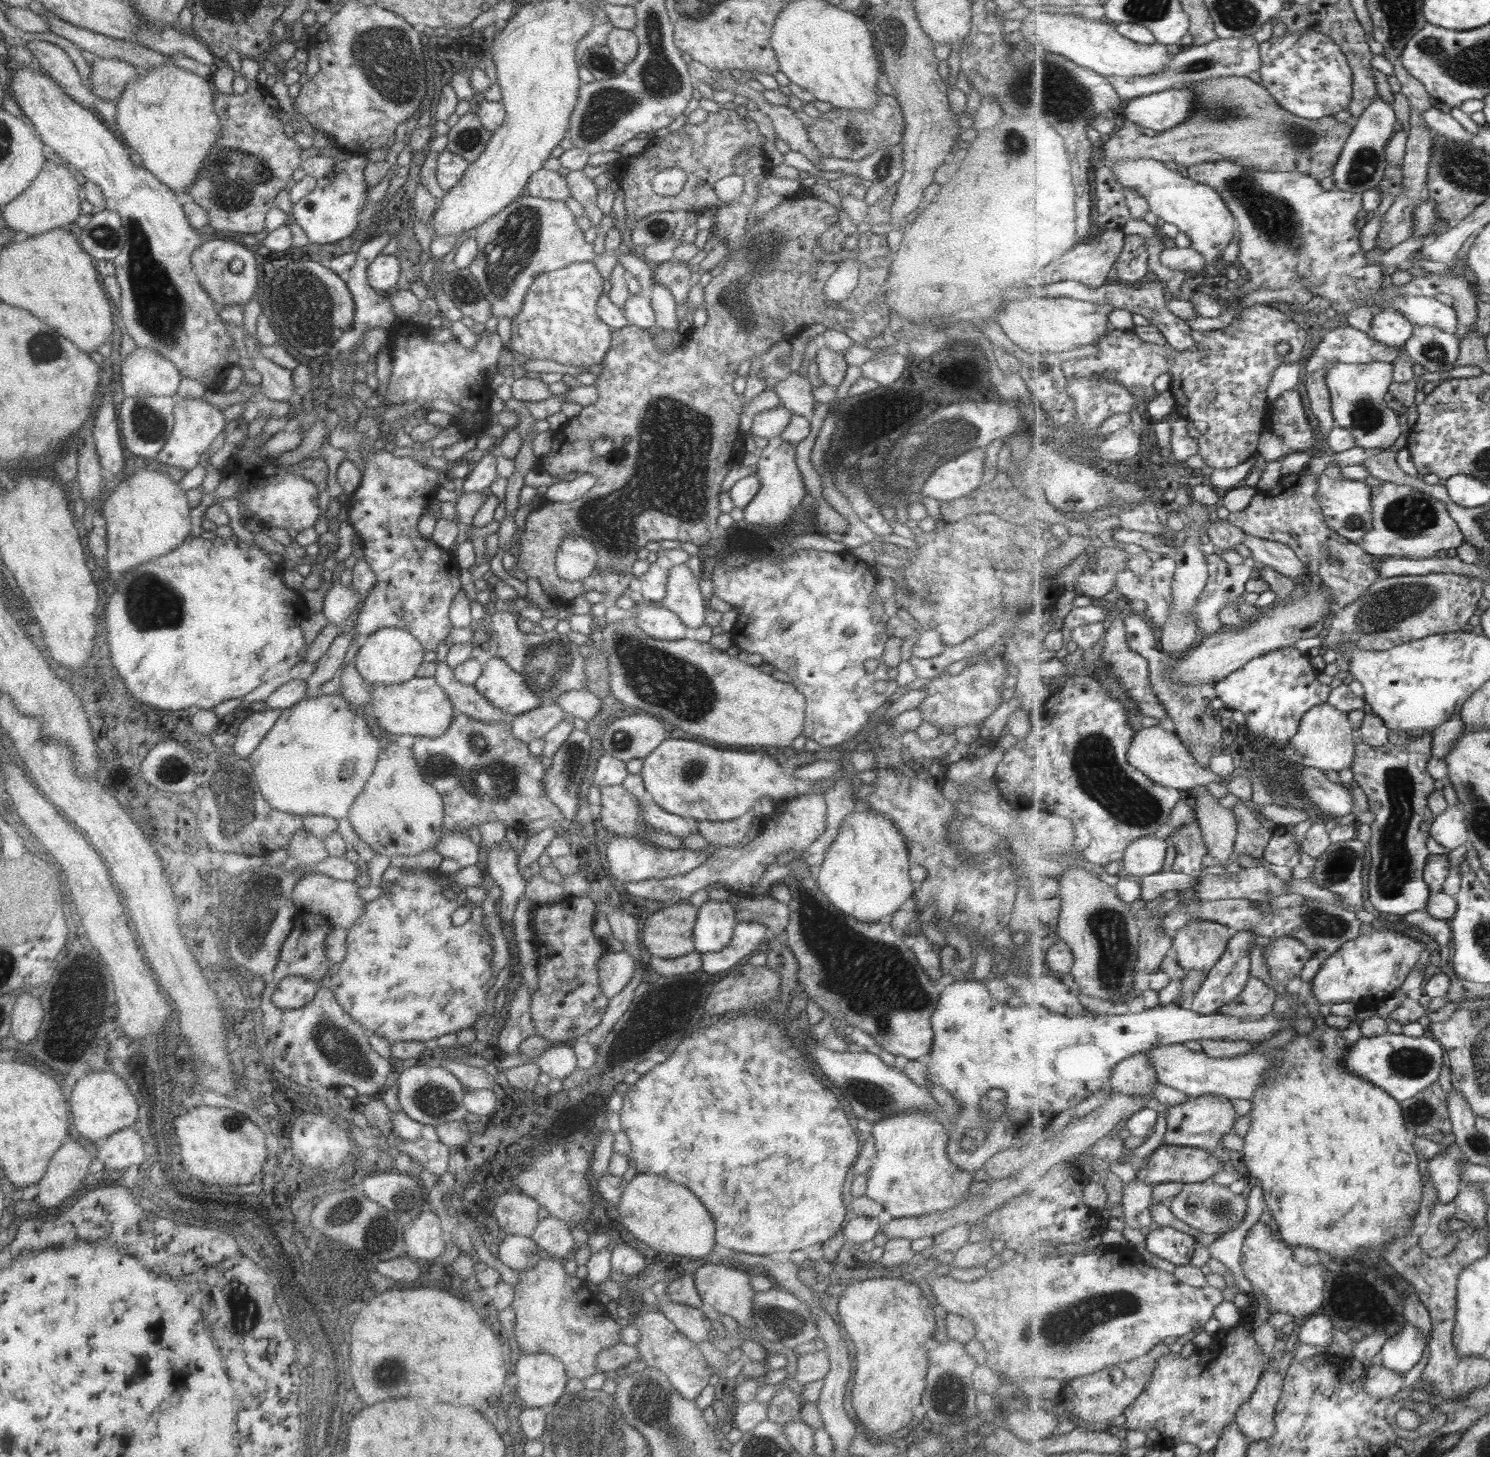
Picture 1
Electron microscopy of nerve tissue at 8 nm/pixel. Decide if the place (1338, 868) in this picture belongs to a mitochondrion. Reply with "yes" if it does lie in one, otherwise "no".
yes

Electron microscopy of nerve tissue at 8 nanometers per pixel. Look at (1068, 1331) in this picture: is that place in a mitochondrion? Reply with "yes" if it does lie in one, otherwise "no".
yes

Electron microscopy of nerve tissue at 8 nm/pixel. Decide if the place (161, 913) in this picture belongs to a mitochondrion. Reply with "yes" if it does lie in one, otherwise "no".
no

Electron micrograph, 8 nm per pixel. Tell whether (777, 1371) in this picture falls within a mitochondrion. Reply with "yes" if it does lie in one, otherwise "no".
no

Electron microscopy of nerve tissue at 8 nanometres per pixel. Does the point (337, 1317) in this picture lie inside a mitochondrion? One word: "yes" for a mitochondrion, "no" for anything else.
no

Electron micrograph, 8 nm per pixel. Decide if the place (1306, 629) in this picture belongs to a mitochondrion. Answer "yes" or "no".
no

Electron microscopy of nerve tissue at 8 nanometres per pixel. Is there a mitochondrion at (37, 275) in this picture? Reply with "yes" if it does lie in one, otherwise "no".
no

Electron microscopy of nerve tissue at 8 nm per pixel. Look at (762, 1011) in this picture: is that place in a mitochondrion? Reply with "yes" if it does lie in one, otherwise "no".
no

